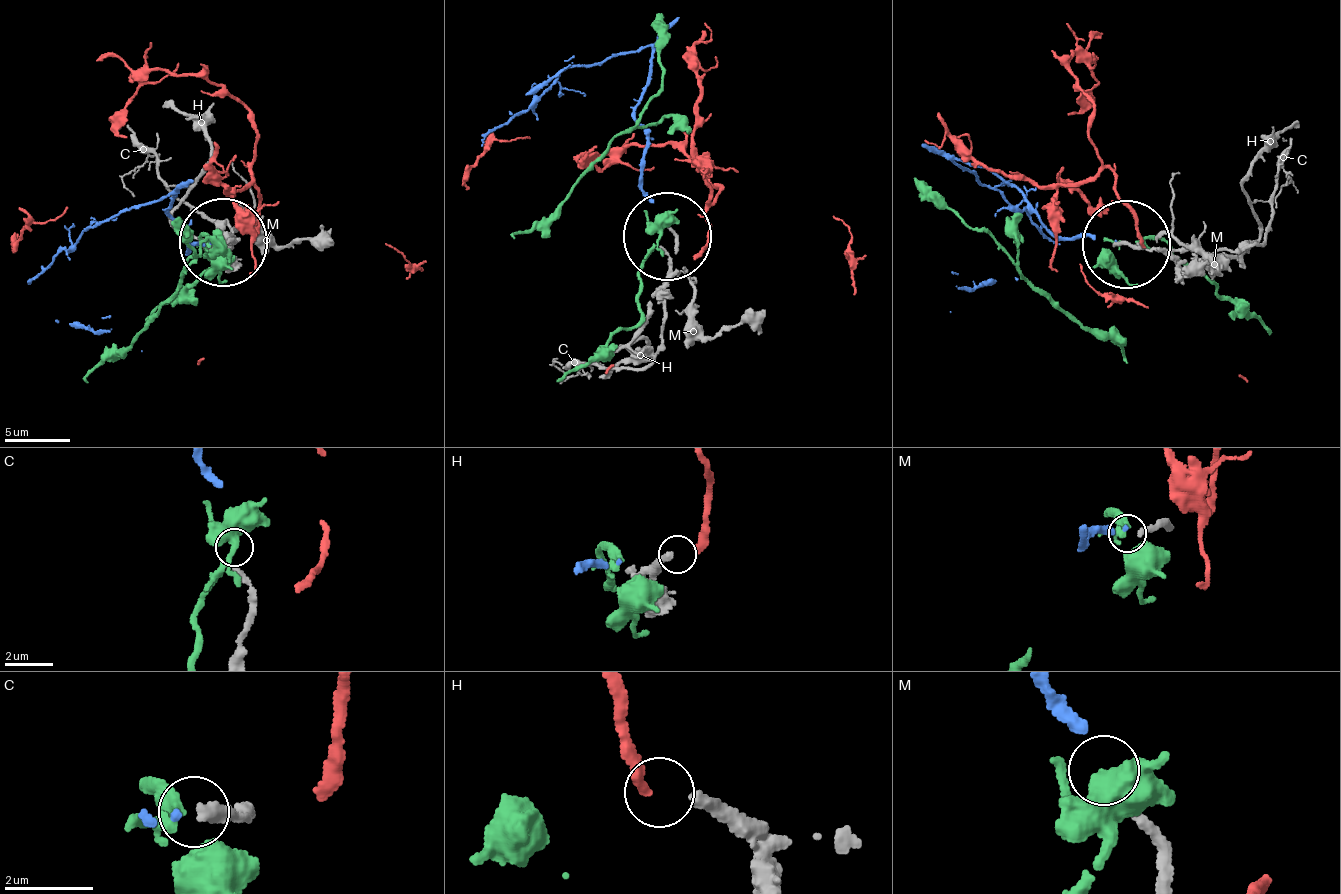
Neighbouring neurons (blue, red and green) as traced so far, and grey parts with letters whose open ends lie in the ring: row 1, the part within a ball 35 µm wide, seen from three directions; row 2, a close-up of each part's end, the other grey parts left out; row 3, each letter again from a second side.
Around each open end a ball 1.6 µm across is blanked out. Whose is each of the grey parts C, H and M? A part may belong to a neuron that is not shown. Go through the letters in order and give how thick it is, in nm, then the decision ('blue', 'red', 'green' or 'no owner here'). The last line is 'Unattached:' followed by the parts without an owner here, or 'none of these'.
C: calibre 280 nm; blue
H: calibre 280 nm; red
M: calibre 240 nm; no owner here
Unattached: M

